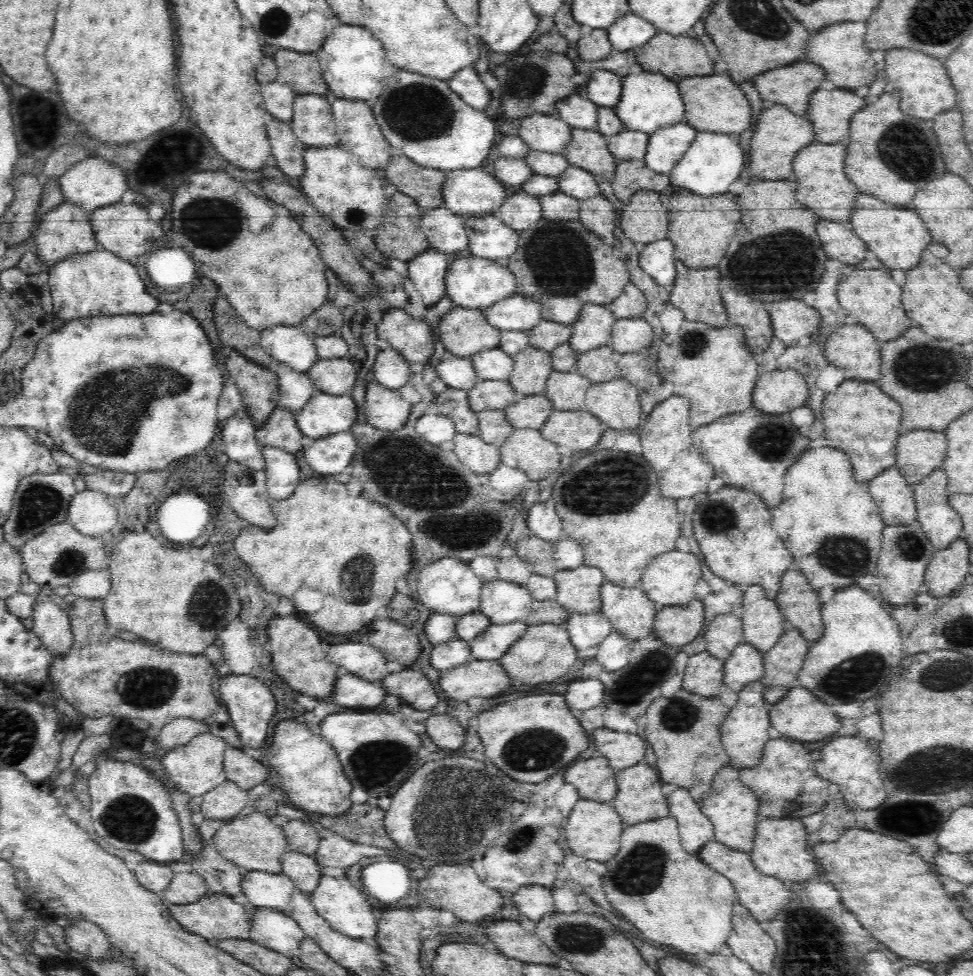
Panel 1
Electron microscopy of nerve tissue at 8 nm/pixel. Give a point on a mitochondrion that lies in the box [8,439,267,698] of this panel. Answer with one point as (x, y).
(39, 503)

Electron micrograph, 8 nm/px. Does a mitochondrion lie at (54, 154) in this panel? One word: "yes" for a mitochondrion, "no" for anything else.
no

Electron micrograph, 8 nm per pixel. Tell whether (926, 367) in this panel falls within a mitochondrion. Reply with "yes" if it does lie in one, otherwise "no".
yes

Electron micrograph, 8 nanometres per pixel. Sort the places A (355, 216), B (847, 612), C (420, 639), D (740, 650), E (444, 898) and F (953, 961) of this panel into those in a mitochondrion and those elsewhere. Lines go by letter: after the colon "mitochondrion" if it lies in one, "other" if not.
A: mitochondrion
B: other
C: other
D: other
E: other
F: other

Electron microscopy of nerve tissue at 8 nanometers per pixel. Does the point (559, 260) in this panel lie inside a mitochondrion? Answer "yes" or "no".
yes

